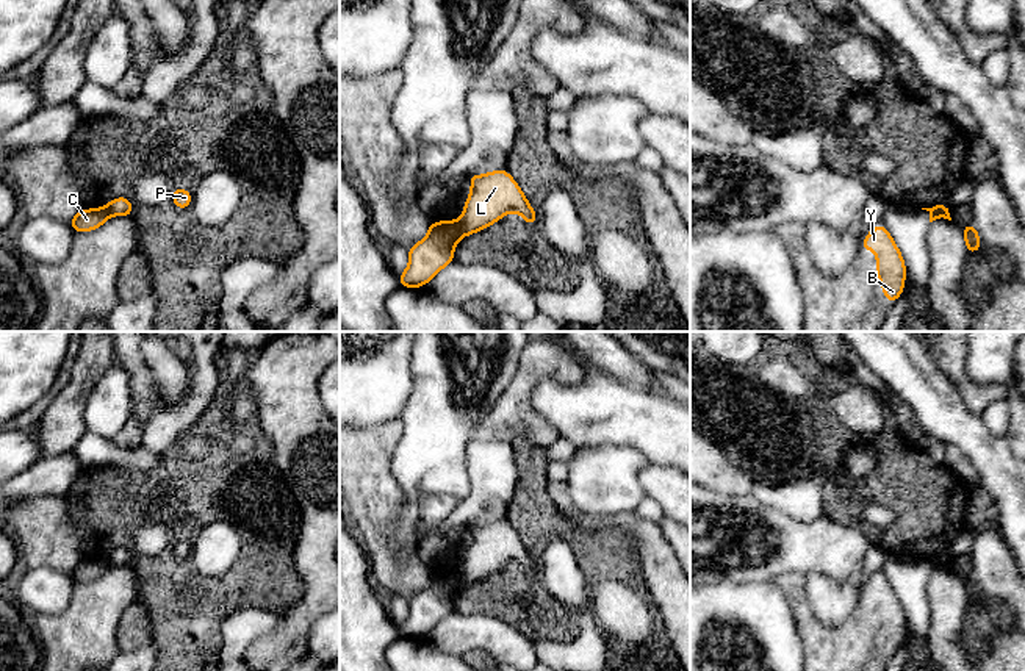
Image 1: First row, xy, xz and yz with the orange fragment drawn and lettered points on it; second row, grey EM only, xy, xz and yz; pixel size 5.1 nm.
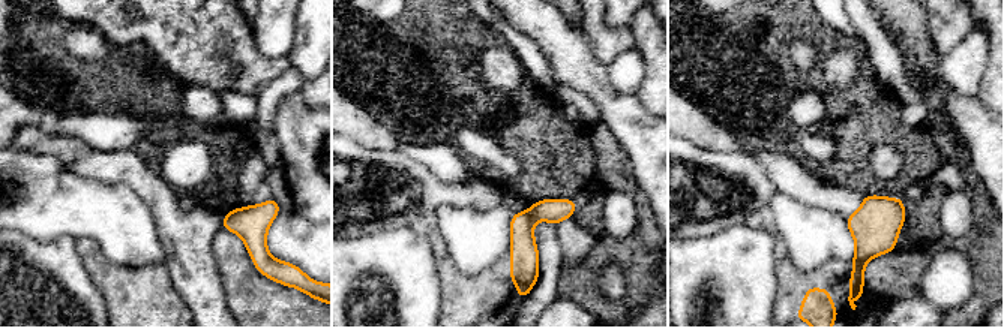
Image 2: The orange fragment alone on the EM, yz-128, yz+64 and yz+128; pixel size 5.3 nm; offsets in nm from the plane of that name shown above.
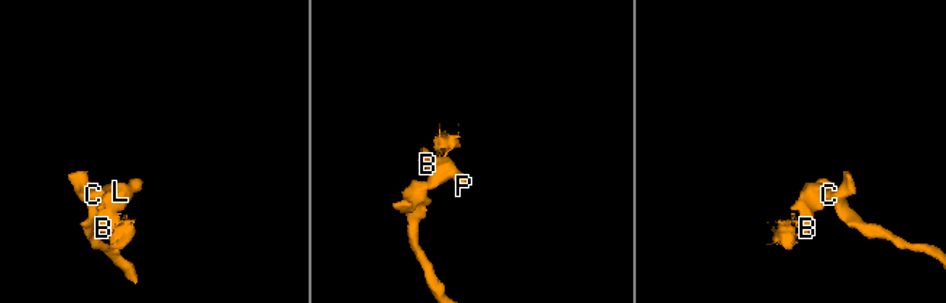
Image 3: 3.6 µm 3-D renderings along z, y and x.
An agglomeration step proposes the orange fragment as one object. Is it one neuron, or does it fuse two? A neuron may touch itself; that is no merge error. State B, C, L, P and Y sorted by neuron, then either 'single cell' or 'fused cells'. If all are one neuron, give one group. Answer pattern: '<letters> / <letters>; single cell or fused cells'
B L P Y / C; fused cells

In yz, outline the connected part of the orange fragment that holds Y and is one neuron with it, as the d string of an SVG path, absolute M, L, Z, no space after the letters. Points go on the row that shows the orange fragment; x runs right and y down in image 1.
M881 222L865 235L861 250L876 252L876 280L883 283L884 299L894 305L903 294L906 266L901 252Z

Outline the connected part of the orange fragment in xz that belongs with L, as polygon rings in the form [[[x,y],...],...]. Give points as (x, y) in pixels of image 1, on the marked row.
[[[507,169],[484,175],[469,172],[466,177],[471,180],[471,192],[460,217],[462,236],[490,227],[510,211],[518,211],[529,227],[538,222],[537,213]]]

